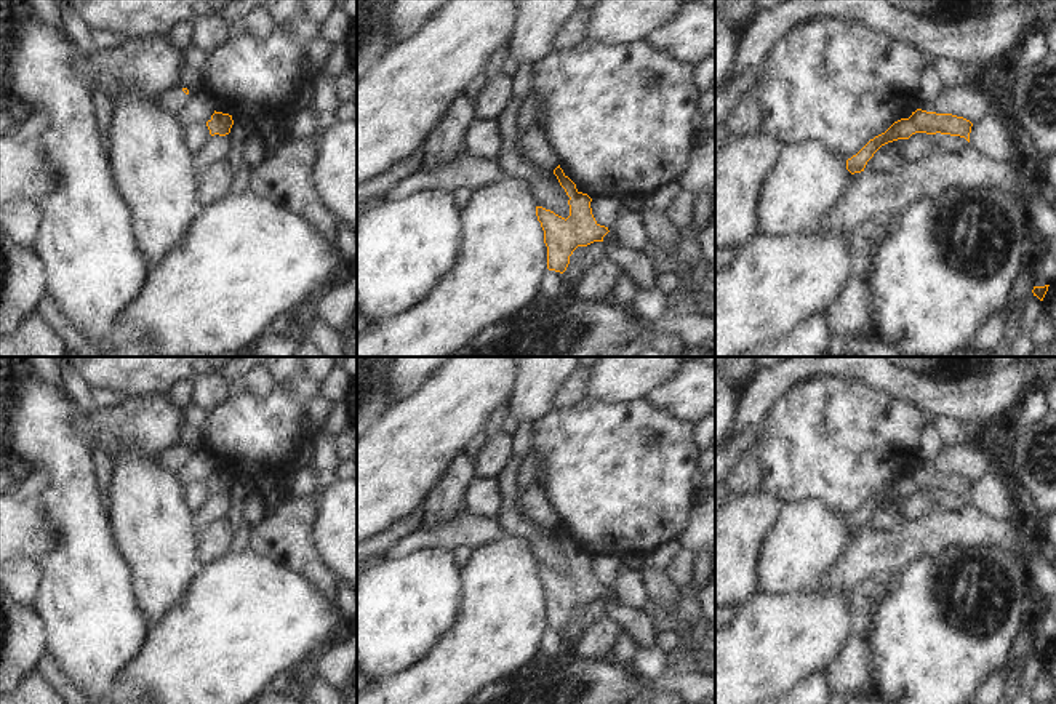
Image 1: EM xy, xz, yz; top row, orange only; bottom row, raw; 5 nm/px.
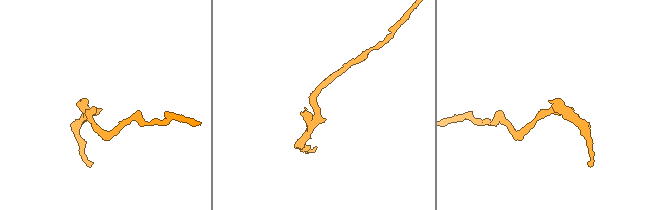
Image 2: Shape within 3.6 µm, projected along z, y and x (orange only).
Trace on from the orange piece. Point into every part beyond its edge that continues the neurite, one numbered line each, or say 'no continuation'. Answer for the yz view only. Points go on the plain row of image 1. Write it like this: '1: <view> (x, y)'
no continuation

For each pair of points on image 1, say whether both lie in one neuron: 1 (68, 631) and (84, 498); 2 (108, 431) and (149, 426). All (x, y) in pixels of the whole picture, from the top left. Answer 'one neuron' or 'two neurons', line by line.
1: one neuron
2: one neuron

